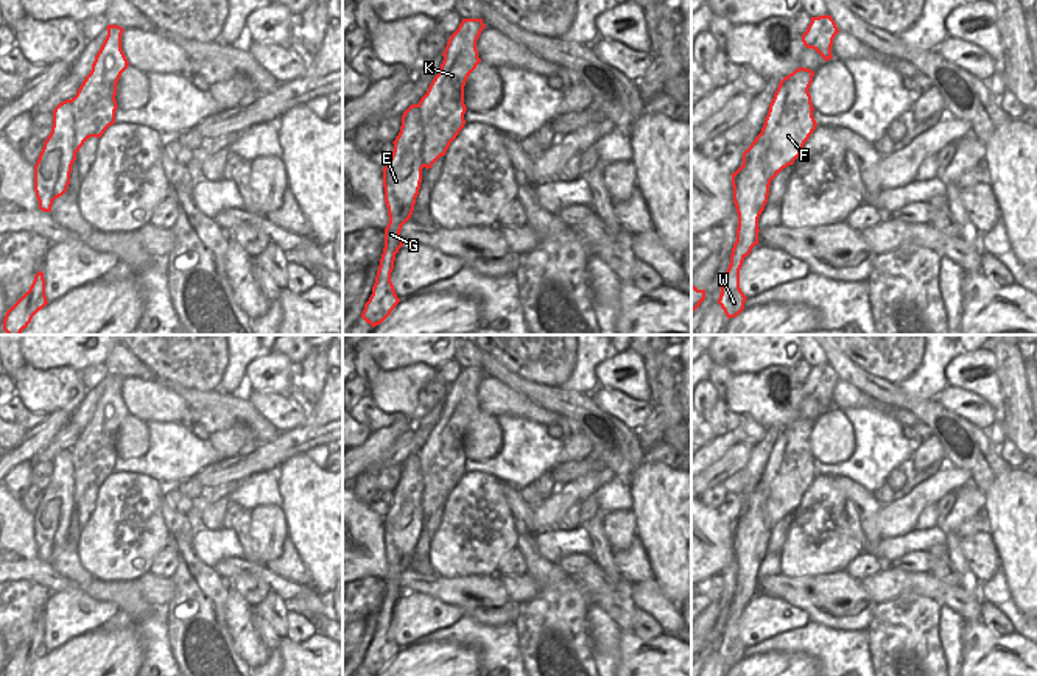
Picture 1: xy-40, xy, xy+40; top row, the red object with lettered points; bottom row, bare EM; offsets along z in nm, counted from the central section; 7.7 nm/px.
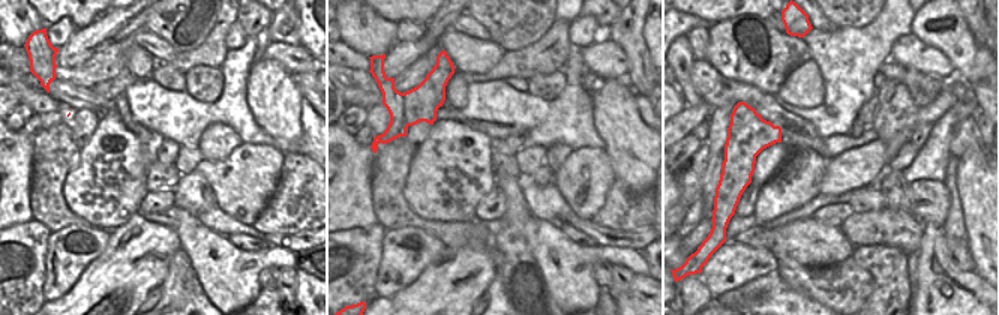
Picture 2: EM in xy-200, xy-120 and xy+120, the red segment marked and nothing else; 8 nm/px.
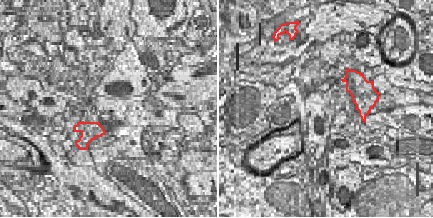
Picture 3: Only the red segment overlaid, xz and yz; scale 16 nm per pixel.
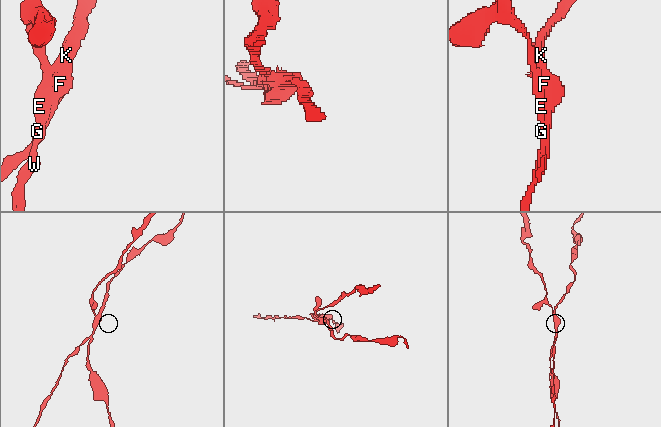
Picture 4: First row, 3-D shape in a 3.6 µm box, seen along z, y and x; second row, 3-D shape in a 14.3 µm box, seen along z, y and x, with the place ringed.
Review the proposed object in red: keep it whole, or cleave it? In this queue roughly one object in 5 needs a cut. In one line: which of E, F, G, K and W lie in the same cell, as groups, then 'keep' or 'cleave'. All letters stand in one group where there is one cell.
E G W / F K; cleave

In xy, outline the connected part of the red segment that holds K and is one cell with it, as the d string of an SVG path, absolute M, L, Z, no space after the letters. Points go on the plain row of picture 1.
M462 368L447 391L439 422L419 450L425 480L422 509L427 519L445 505L466 474L464 435L481 411L476 389L484 377L483 368Z

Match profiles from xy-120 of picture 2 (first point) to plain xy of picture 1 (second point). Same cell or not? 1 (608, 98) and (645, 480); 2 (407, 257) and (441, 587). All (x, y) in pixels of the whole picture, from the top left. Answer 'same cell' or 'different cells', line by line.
1: same cell
2: different cells

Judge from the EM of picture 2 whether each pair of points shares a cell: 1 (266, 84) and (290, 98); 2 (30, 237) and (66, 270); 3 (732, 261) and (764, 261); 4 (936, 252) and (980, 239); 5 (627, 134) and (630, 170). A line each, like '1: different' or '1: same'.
1: same
2: different
3: same
4: different
5: same

